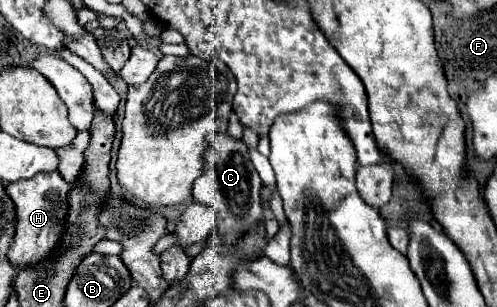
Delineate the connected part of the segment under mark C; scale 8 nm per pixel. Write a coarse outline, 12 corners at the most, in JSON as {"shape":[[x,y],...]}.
{"shape":[[210,141],[192,195],[232,243],[262,215],[246,143]]}

